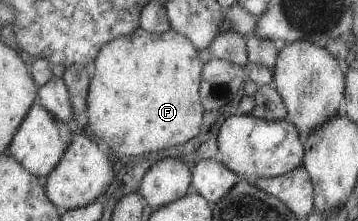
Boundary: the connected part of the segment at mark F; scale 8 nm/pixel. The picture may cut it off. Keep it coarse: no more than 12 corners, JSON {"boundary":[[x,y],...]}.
{"boundary":[[143,29],[95,57],[85,132],[140,156],[201,129],[189,39]]}

